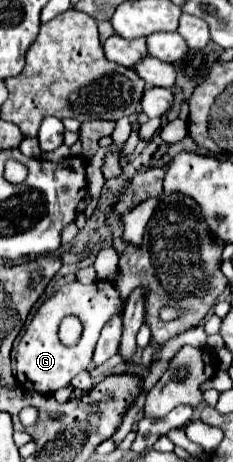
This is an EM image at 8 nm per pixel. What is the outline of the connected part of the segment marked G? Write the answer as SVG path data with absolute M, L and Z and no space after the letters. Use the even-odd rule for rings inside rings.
M98 281L90 285L82 283L68 283L58 293L54 293L48 301L40 305L36 315L32 317L28 329L24 331L18 353L16 353L16 381L22 389L38 391L40 395L52 395L54 391L68 387L70 381L80 373L86 371L92 361L92 351L100 337L102 327L110 321L112 315L122 313L122 297L120 291L110 281ZM76 315L84 327L82 339L76 347L64 347L58 341L58 325L64 317Z

